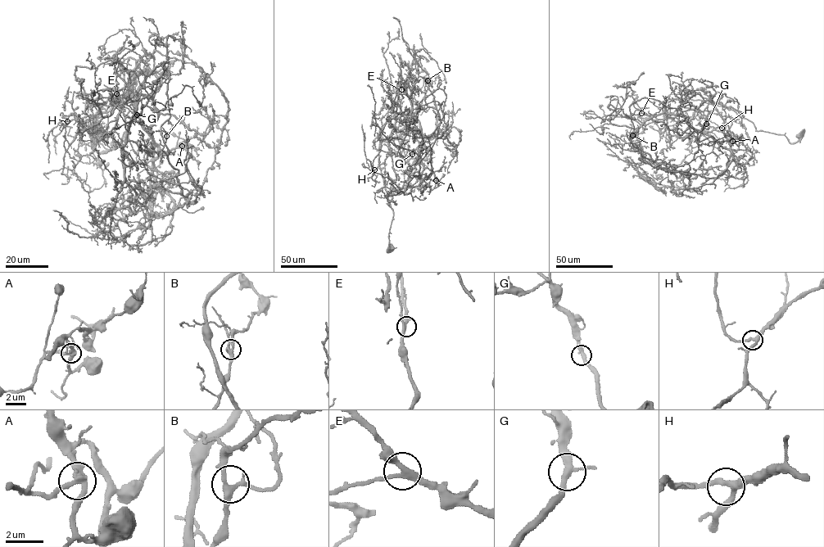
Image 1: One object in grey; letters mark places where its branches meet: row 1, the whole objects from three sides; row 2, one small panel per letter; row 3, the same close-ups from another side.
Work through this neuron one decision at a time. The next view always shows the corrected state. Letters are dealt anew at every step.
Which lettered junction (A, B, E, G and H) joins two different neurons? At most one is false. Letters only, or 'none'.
A

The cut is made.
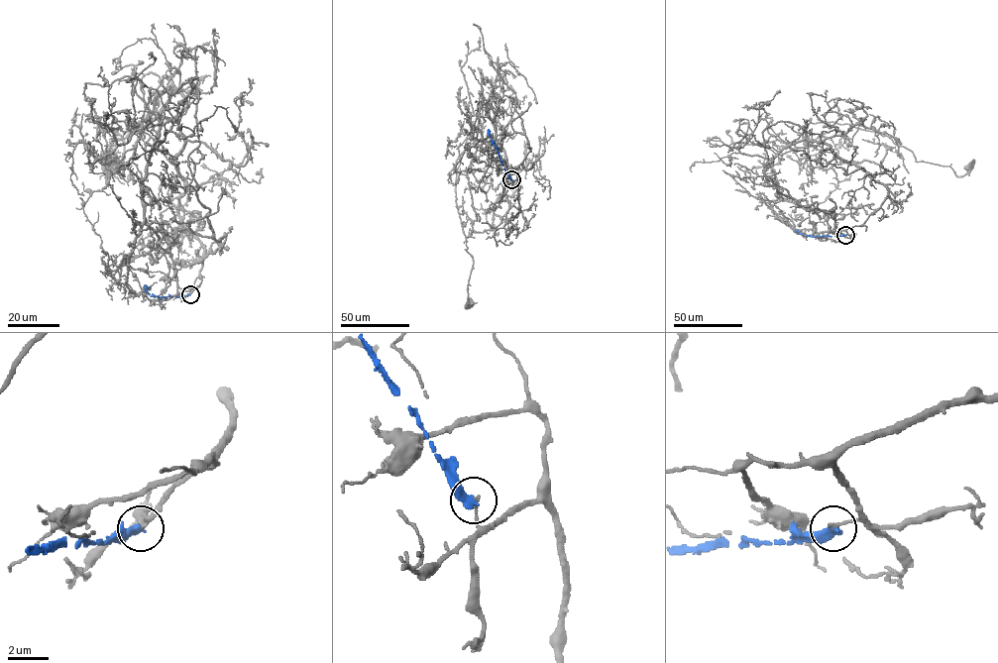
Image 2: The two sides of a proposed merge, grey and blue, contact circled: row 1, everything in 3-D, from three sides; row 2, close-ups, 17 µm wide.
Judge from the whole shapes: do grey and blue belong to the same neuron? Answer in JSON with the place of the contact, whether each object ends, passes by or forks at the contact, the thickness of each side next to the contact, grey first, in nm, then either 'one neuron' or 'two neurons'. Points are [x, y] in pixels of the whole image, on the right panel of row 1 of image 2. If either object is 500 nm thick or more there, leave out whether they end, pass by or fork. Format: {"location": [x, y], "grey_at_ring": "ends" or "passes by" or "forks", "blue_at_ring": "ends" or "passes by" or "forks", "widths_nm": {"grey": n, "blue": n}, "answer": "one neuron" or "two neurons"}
{"location": [845, 235], "grey_at_ring": "ends", "blue_at_ring": "ends", "widths_nm": {"grey": 130, "blue": 440}, "answer": "two neurons"}

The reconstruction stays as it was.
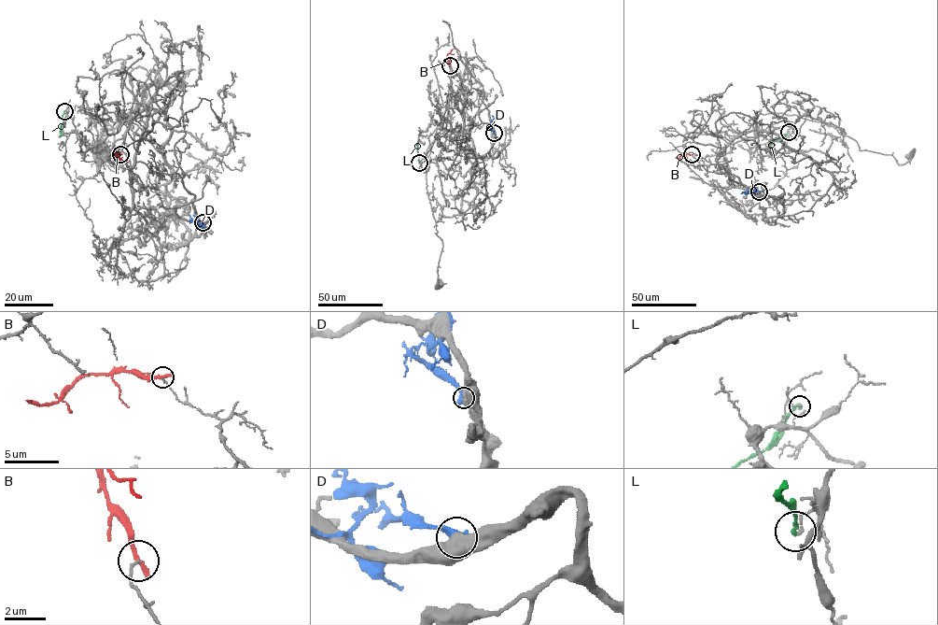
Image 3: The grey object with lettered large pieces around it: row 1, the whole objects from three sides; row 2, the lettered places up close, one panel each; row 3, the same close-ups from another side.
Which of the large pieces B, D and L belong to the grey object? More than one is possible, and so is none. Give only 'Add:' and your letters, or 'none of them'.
Add: none of them

